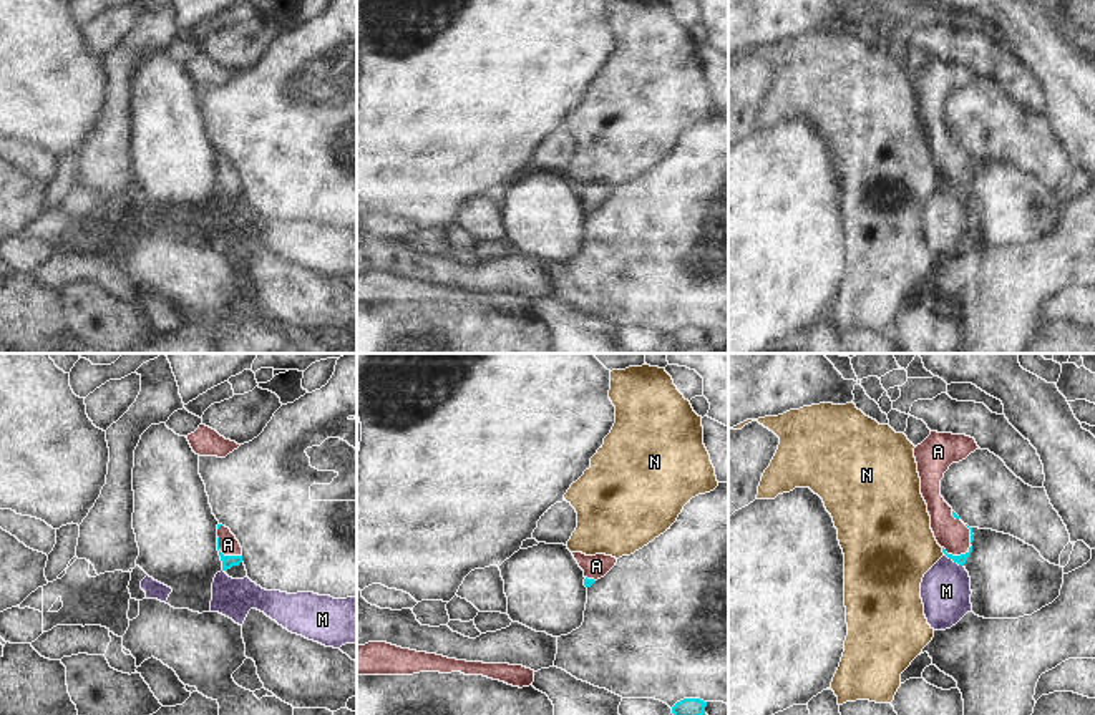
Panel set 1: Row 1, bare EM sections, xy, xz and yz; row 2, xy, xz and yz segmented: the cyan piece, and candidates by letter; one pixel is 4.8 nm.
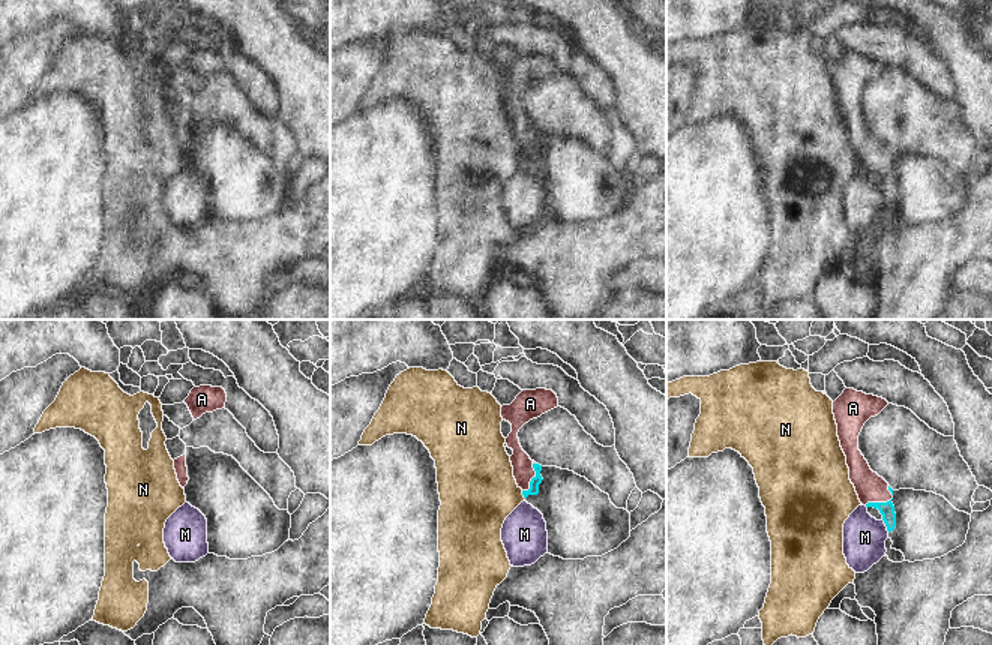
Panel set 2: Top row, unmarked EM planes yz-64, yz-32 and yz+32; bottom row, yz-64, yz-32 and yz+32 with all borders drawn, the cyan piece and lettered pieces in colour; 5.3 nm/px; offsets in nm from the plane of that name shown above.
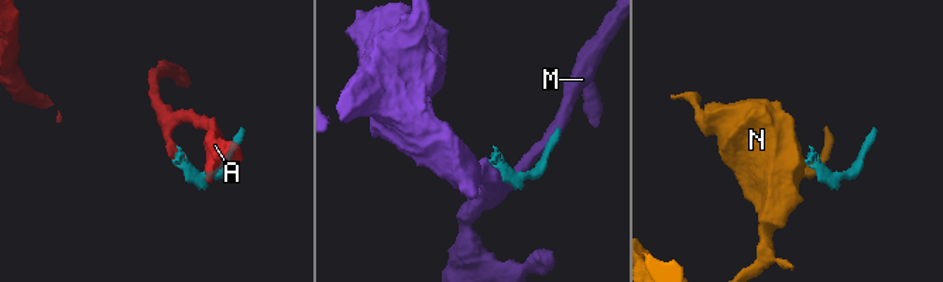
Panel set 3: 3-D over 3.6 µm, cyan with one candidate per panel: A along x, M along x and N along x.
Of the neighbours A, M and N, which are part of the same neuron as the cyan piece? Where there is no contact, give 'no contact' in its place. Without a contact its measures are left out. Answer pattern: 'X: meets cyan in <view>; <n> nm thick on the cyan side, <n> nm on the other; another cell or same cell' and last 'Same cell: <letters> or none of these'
A: meets cyan in xy; 60 nm thick on the cyan side, 100 nm on the other; same cell
M: meets cyan in yz; 50 nm thick on the cyan side, 240 nm on the other; another cell
N: meets cyan in yz; 50 nm thick on the cyan side, 420 nm on the other; another cell
Same cell: A

